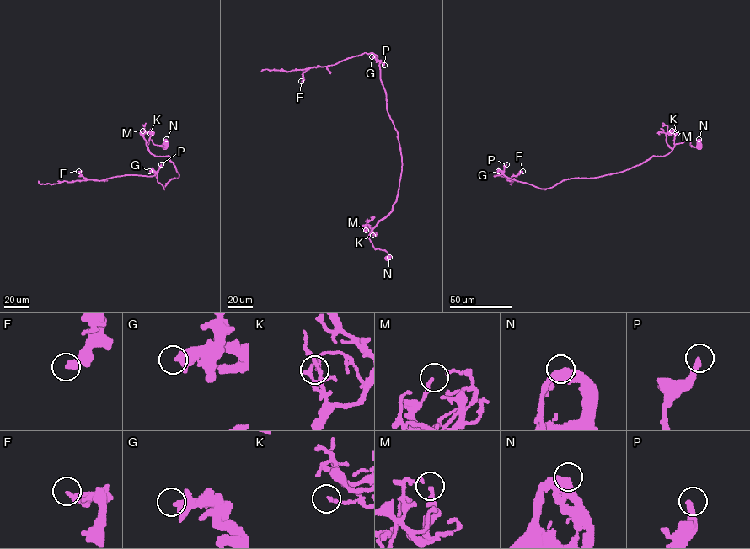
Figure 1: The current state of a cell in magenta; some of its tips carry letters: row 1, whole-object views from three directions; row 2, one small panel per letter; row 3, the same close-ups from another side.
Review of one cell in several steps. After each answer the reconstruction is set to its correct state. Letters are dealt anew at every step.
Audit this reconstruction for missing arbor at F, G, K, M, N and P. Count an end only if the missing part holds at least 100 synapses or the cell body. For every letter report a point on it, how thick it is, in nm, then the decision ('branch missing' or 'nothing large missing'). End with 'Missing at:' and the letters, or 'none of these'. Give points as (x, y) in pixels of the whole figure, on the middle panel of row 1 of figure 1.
F: place (301, 81); calibre 260 nm; nothing large missing
G: place (372, 56); calibre 550 nm; nothing large missing
K: place (372, 235); calibre 160 nm; nothing large missing
M: place (366, 230); calibre 160 nm; nothing large missing
N: place (389, 257); calibre 360 nm; nothing large missing
P: place (384, 65); calibre 320 nm; branch missing
Missing at: P

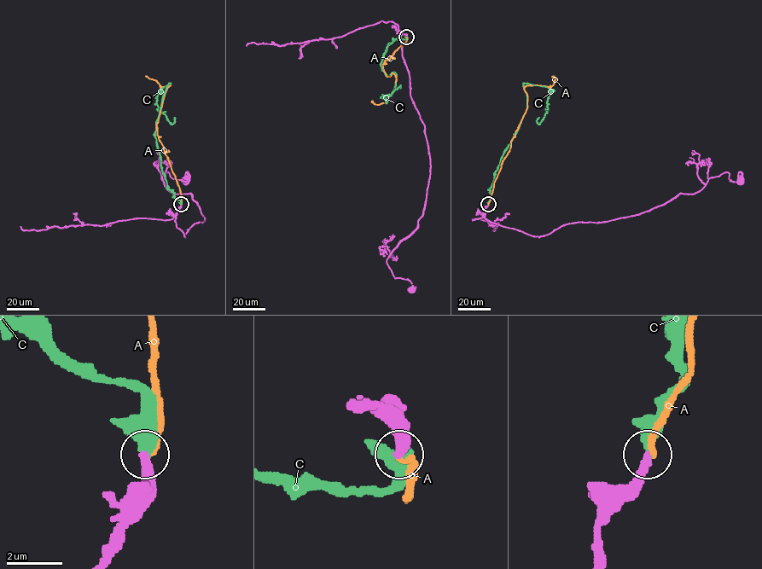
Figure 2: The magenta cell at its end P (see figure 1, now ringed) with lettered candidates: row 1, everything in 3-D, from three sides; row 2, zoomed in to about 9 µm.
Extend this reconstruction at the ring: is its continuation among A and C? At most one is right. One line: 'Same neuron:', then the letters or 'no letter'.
Same neuron: C

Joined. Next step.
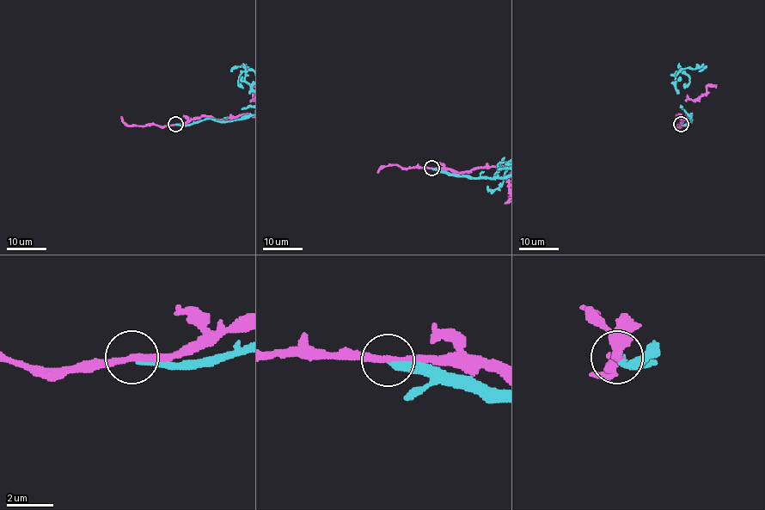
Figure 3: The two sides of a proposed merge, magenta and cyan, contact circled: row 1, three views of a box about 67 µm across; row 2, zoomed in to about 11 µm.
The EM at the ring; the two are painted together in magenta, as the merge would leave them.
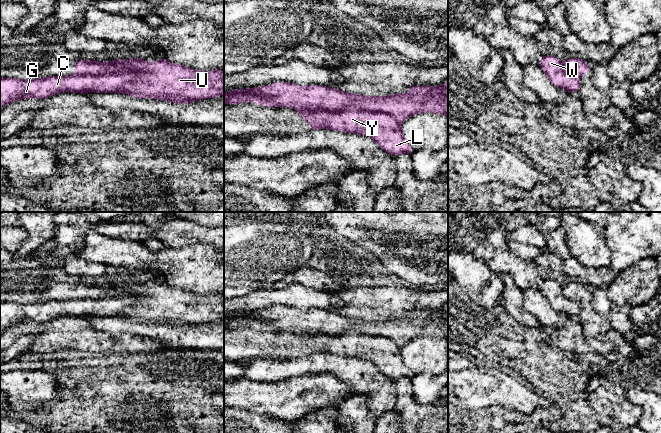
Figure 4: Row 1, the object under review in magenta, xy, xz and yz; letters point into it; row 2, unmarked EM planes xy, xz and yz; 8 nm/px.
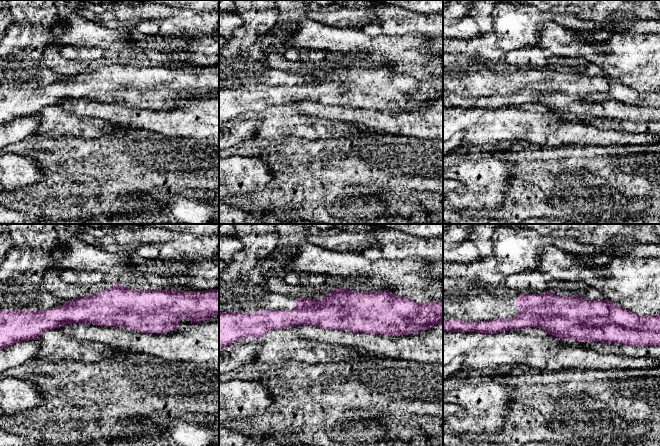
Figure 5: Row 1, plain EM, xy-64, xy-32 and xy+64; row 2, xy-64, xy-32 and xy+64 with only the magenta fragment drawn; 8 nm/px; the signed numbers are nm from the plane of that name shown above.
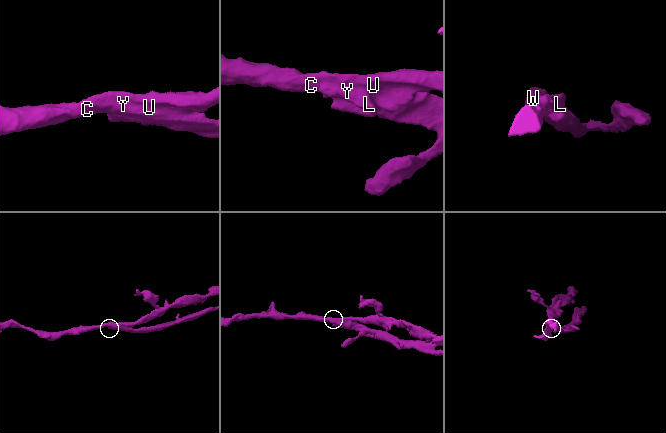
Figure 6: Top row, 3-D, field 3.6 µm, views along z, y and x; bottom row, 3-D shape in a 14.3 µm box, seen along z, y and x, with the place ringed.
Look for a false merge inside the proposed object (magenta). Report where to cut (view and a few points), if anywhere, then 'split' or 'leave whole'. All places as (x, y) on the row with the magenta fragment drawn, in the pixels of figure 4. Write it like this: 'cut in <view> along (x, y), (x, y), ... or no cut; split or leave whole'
cut in xz along (299, 111), (356, 108), (386, 113), (399, 123); split

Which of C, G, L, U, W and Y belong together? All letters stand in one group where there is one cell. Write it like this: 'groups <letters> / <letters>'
groups C G U W / L Y

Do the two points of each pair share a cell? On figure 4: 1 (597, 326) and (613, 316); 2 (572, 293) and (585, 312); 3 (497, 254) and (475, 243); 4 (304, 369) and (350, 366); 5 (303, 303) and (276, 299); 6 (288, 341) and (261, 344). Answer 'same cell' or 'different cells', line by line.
1: different cells
2: same cell
3: same cell
4: same cell
5: same cell
6: same cell

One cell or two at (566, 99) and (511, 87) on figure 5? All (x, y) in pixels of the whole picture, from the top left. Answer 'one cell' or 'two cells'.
one cell

